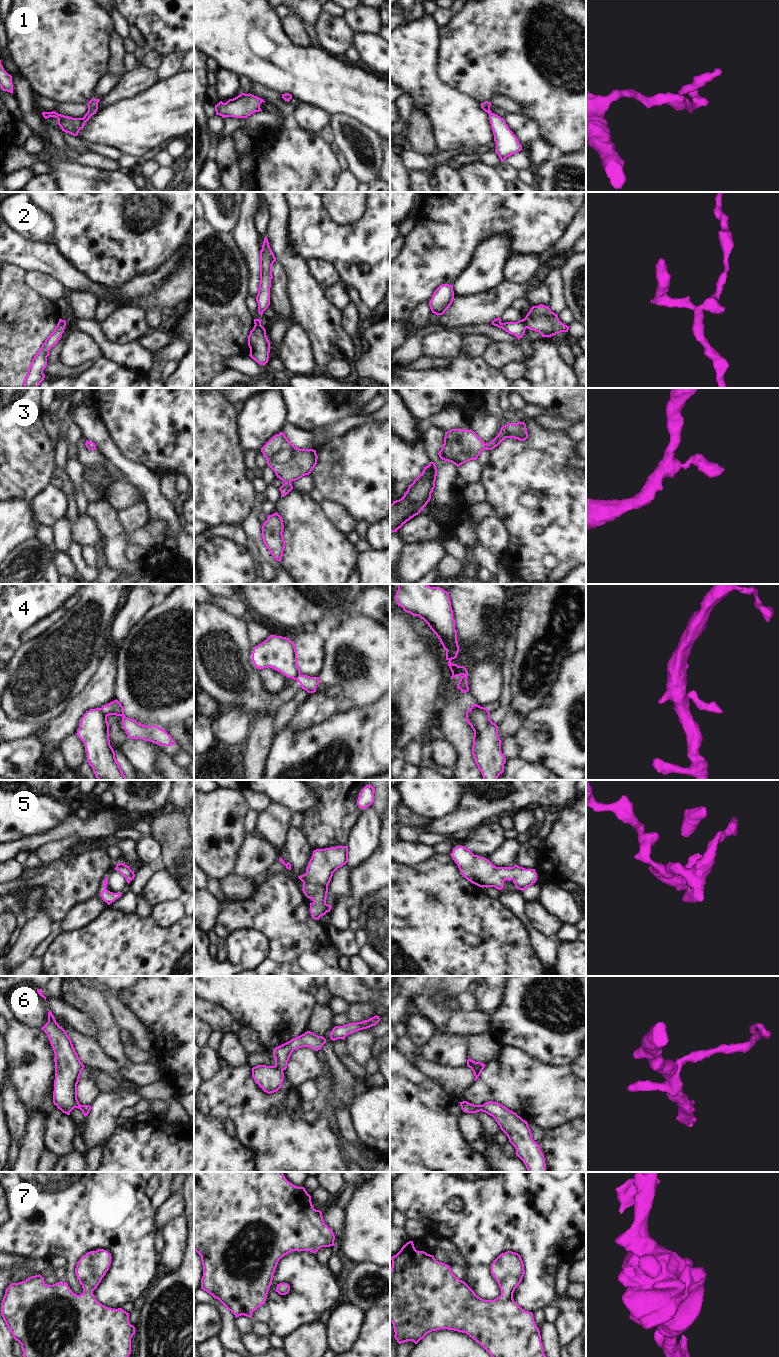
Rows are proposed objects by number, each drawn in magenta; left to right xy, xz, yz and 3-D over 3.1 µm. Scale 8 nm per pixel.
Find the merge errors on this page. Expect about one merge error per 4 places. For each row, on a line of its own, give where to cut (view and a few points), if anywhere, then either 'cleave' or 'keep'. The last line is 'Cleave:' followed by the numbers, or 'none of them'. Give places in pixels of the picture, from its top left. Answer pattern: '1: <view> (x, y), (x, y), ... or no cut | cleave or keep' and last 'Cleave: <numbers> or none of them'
1: no cut | keep
2: yz (521, 320), (526, 327) | cleave
3: no cut | keep
4: xy (101, 708), (107, 715) | cleave
5: no cut | keep
6: no cut | keep
7: no cut | keep
Cleave: 2, 4

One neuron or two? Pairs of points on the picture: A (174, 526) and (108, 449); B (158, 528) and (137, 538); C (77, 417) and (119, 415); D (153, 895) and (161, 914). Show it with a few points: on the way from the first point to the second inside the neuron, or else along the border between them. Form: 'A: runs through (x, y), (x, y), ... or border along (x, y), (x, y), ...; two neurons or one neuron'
A: runs through (160, 507), (154, 495), (127, 468); one neuron
B: runs through (153, 533), (149, 537), (142, 537); one neuron
C: border along (95, 406), (111, 437); two neurons
D: border along (178, 899), (161, 902), (153, 907); two neurons

